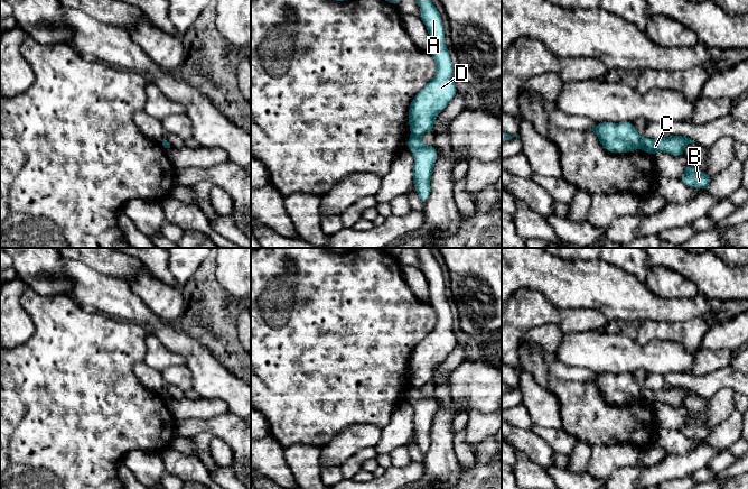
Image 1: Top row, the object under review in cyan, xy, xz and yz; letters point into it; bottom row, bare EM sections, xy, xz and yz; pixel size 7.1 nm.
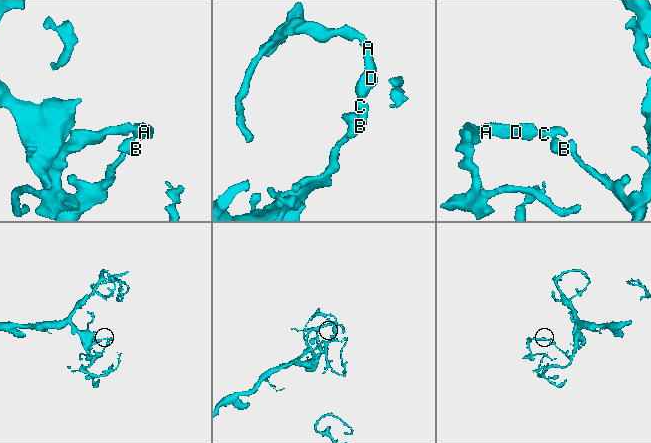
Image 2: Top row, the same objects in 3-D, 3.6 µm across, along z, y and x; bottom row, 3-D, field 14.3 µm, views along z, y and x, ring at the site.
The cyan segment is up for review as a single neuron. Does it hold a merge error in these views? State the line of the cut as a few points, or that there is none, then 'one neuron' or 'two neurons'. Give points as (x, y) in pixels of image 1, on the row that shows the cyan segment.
cut in yz along (641, 138), (642, 147); two neurons

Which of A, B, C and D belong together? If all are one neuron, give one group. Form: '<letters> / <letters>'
A D / B C

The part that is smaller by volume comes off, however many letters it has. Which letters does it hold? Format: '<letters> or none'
A, D

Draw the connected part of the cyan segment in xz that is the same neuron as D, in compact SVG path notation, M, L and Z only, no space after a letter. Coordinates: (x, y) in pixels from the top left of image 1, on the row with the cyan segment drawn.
M417 0L420 19L429 34L430 55L437 68L433 79L413 98L409 107L411 136L421 137L434 128L437 116L457 95L452 80L454 65L445 41L442 18L431 0Z

